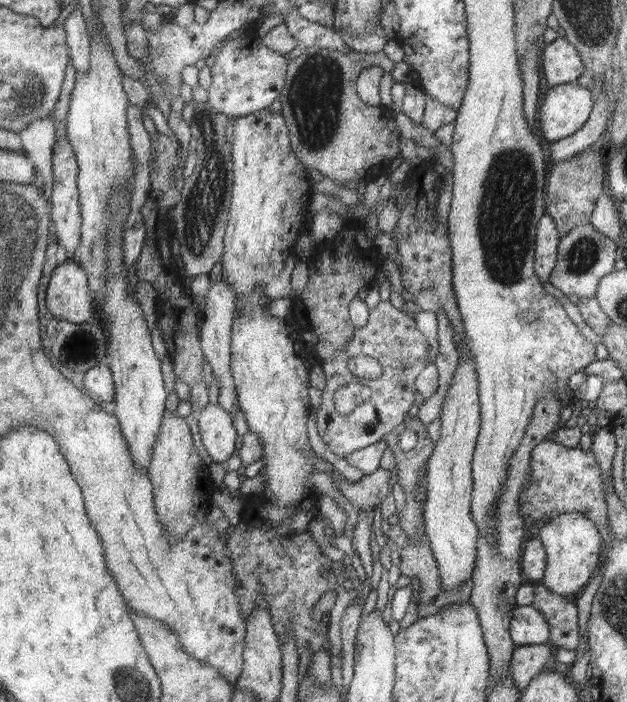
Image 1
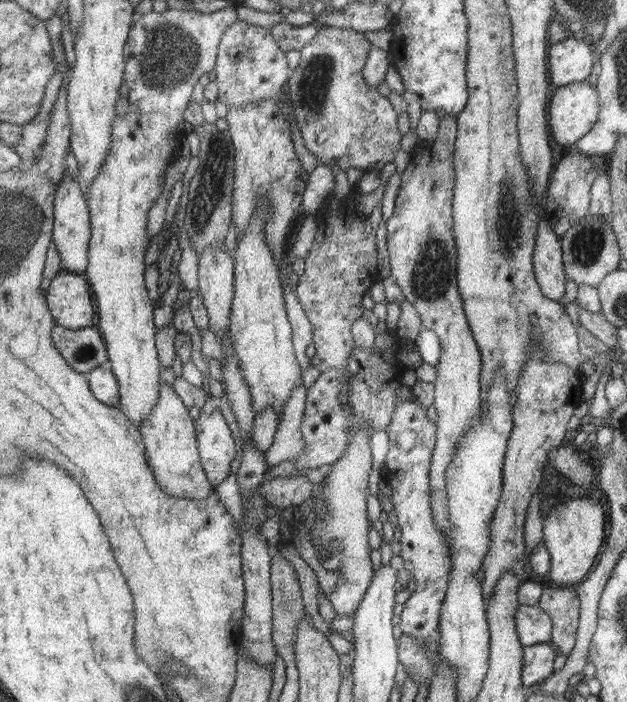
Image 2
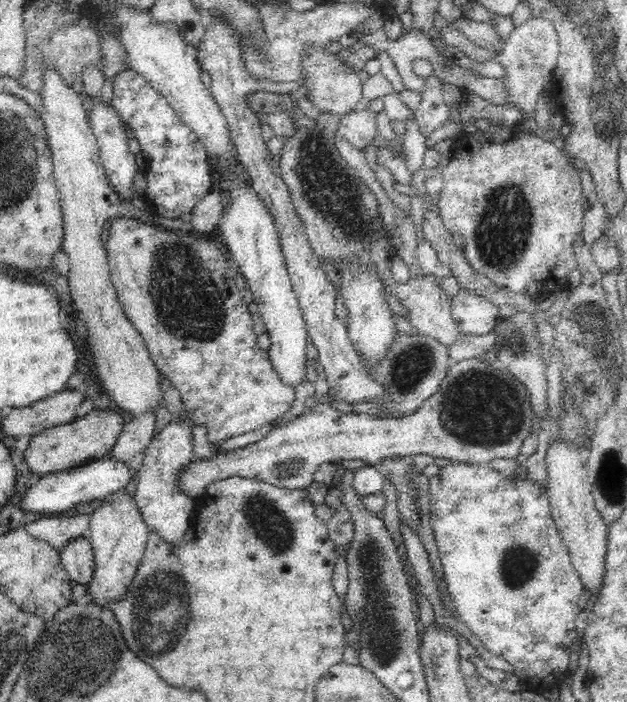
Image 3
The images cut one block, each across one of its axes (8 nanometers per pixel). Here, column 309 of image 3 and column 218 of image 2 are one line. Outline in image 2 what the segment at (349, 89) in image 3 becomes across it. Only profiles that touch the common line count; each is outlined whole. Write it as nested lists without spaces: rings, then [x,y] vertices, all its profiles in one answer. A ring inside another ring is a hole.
[[[239,19],[223,35],[215,69],[214,82],[219,89],[217,101],[225,103],[230,109],[274,98],[280,91],[285,91],[290,76],[286,53],[272,37],[271,29],[250,25]]]

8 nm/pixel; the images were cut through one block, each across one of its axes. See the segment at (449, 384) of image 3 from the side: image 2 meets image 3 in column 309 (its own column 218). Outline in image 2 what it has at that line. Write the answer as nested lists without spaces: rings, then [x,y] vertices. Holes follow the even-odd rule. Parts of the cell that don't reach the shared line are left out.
[[[209,394],[205,404],[200,408],[196,432],[199,436],[203,468],[211,484],[218,486],[230,476],[230,466],[236,456],[236,440]]]

